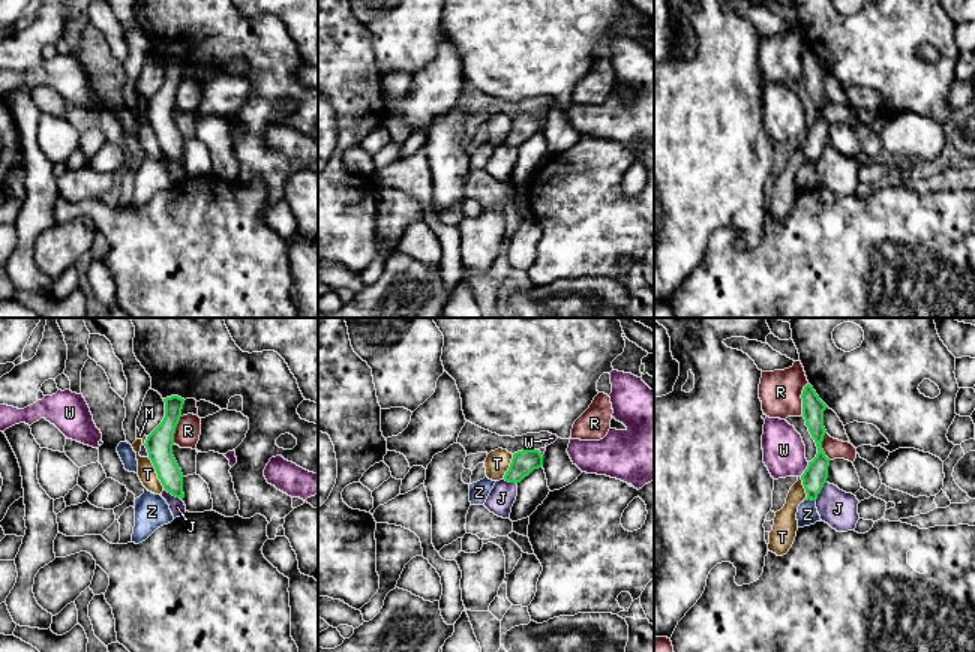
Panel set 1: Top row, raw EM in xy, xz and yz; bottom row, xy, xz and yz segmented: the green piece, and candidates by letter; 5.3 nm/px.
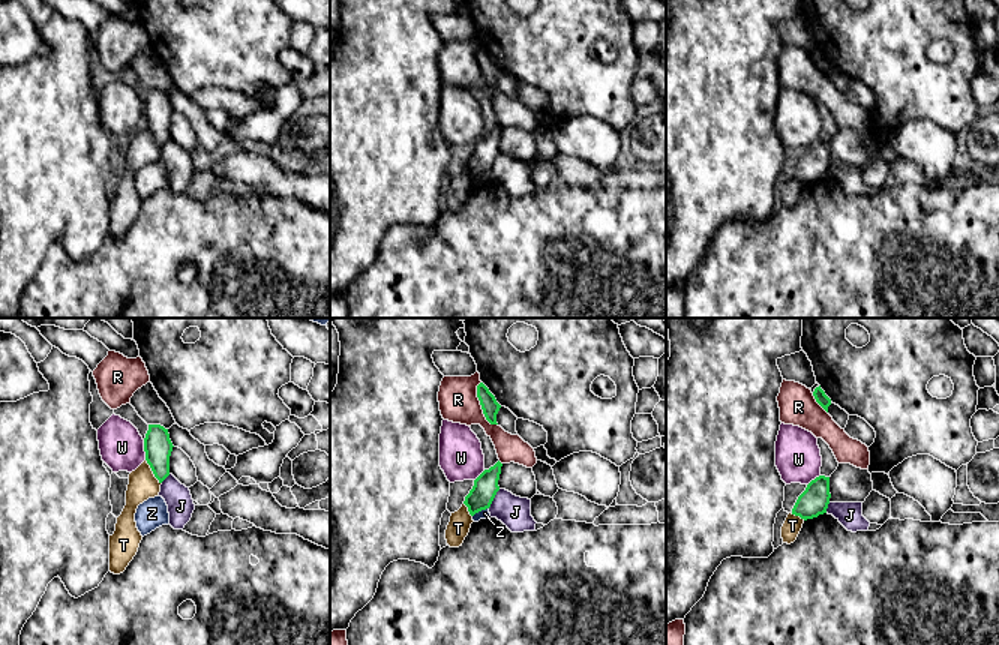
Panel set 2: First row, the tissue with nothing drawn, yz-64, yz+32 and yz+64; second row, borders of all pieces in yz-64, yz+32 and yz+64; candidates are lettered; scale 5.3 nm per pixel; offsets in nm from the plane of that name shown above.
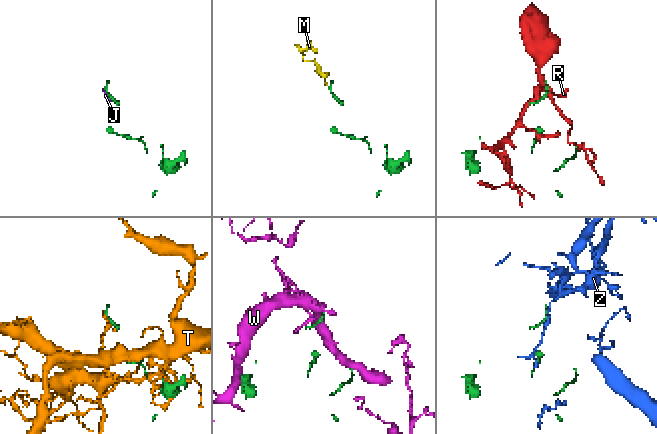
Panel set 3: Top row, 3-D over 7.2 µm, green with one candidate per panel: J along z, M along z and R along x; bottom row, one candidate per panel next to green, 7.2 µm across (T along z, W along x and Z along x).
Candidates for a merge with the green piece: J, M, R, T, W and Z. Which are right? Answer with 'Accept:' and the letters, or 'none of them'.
Accept: none of them

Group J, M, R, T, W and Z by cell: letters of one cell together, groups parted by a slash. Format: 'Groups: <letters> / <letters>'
Groups: J M / R / T / W / Z

